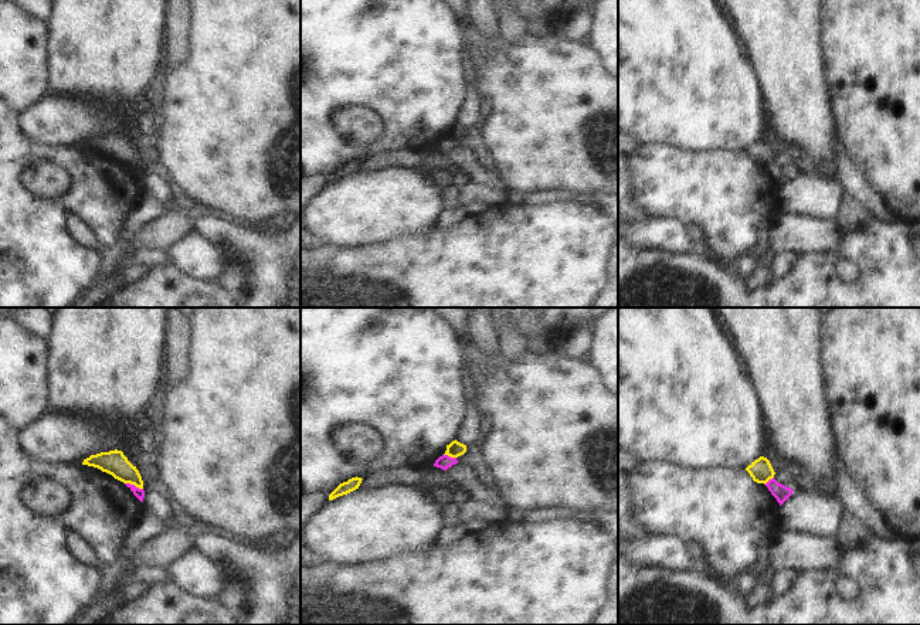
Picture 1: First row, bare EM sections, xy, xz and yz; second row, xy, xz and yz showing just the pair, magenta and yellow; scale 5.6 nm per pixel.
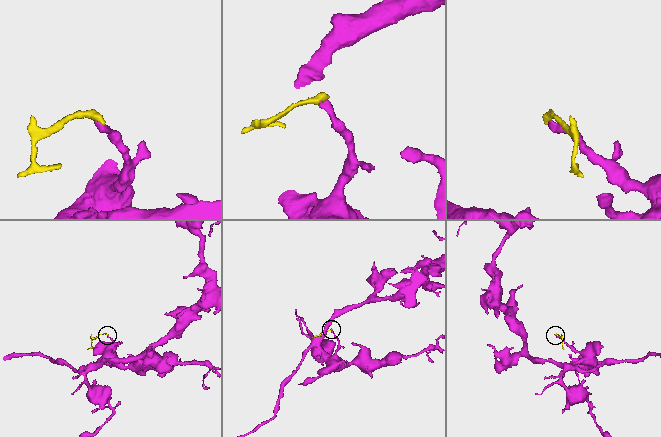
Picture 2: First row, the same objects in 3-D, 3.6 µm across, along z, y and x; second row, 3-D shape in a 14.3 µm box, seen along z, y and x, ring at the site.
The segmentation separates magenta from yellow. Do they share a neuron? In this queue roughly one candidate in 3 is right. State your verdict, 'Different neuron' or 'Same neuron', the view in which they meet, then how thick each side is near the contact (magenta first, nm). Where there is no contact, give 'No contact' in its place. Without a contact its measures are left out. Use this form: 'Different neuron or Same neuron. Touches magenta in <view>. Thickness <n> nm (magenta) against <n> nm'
Different neuron. Touches magenta in xy. Thickness 60 nm (magenta) against 140 nm

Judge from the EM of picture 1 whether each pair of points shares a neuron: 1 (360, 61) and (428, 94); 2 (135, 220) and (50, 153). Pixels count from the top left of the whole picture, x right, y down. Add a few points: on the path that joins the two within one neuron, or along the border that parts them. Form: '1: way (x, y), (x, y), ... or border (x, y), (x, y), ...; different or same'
1: way (377, 61), (396, 61), (411, 77); same
2: border (143, 192), (139, 203), (112, 244); different

